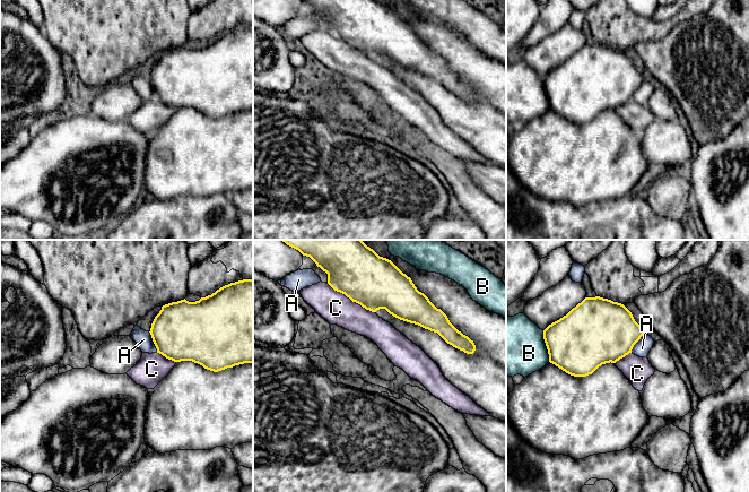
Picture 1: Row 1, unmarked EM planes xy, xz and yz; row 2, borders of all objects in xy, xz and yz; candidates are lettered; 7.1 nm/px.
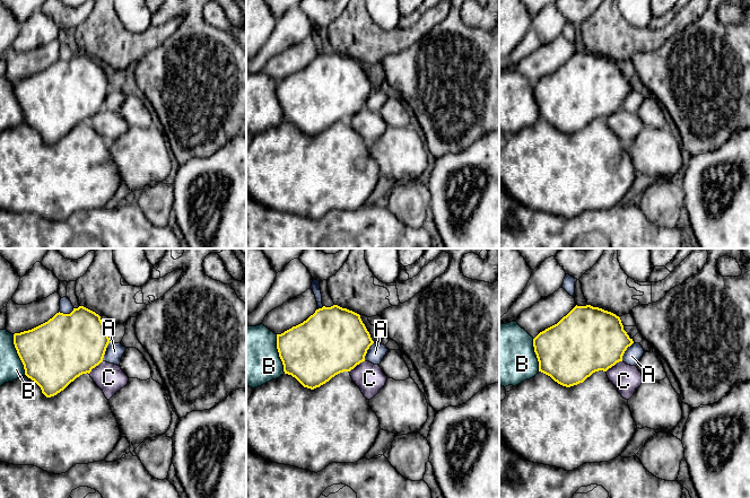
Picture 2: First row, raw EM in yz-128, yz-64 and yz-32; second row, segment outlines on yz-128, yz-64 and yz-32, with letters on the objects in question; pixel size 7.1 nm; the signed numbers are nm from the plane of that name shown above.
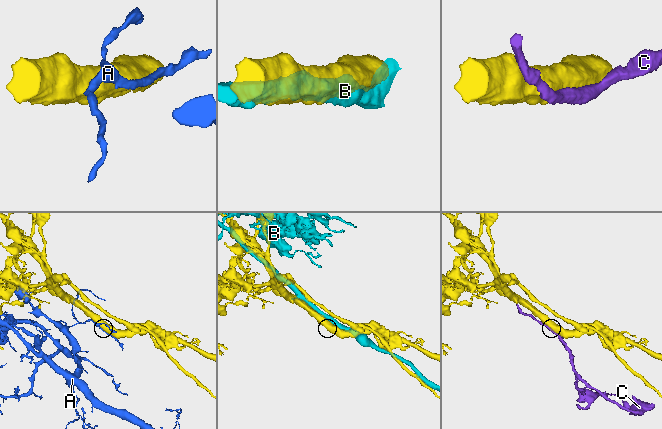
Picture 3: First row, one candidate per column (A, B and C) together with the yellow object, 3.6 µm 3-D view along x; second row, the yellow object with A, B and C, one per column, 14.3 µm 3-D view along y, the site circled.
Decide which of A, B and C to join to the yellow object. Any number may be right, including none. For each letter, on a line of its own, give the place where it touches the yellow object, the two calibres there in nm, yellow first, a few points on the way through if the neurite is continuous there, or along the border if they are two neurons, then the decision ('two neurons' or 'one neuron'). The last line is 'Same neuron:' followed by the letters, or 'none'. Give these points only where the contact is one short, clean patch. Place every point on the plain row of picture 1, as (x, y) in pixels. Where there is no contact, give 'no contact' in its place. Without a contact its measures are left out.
A: contact xy (153, 87); calibres 420 and 120 nm; two neurons
B: contact yz (546, 92); calibres 440 and 420 nm; two neurons
C: contact xz (351, 46); calibres 380 and 220 nm; one neuron
Same neuron: C

